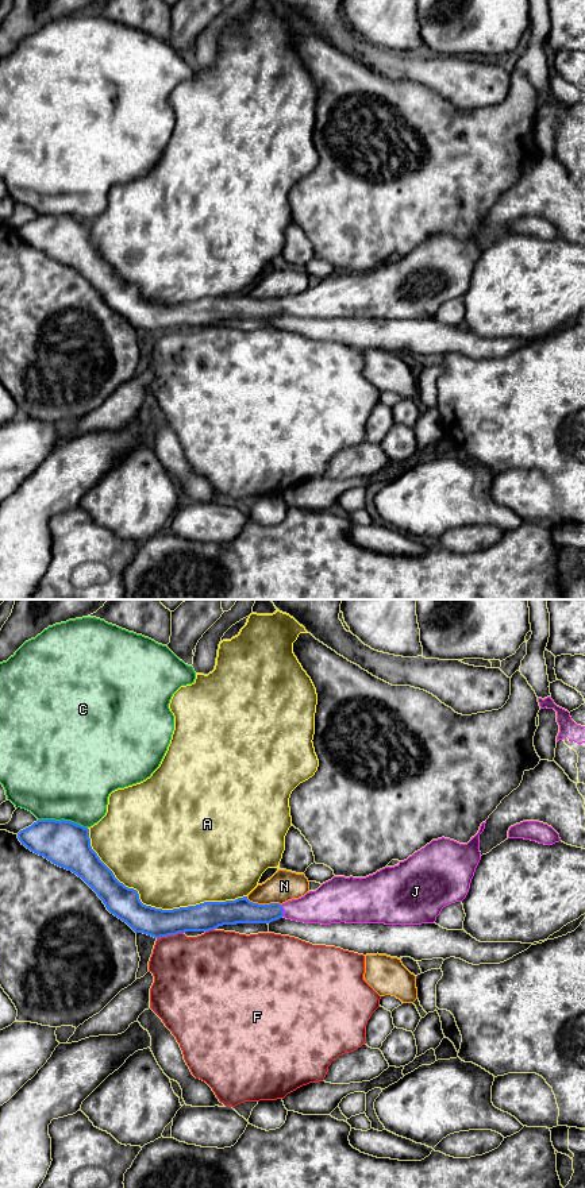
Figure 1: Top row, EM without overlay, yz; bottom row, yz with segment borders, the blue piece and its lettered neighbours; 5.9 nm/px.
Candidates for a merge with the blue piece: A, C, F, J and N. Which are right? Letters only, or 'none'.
J

